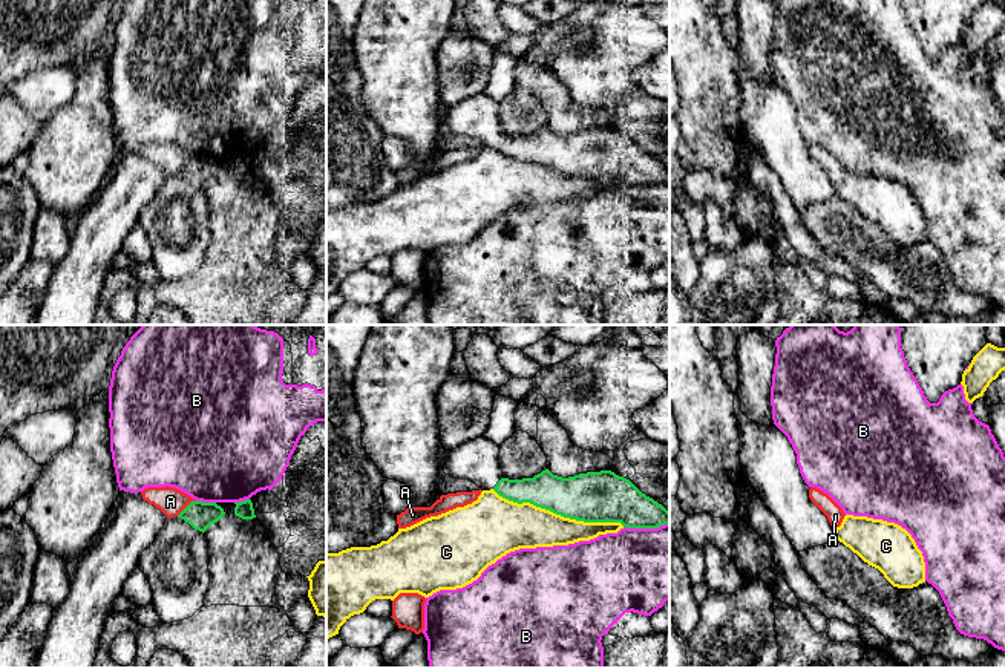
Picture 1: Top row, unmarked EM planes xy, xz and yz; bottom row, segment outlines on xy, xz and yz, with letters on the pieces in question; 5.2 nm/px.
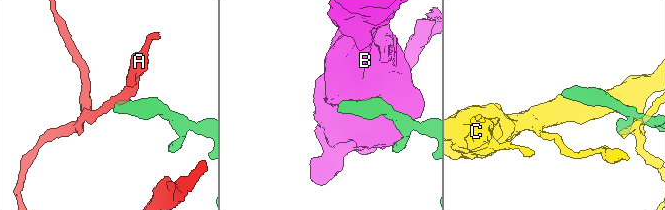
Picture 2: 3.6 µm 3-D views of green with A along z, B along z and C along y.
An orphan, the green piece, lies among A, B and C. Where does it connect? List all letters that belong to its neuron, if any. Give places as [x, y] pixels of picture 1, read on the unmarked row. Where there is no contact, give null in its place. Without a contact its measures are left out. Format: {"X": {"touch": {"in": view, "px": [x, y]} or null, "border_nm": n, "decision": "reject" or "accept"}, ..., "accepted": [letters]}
{"A": {"touch": {"in": "xy", "px": [187, 163]}, "border_nm": 130, "decision": "reject"}, "B": {"touch": {"in": "xy", "px": [206, 160]}, "border_nm": 110, "decision": "reject"}, "C": {"touch": {"in": "xz", "px": [558, 170]}, "border_nm": 700, "decision": "reject"}, "accepted": []}

